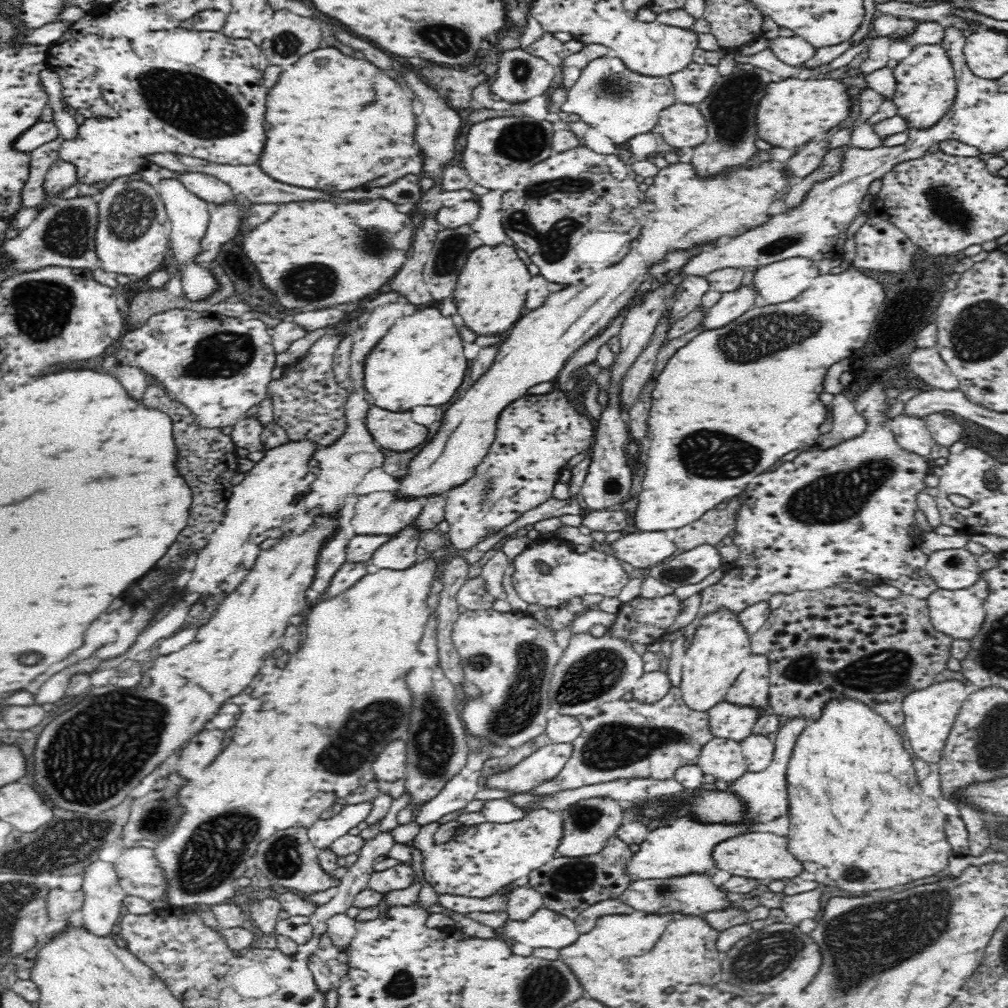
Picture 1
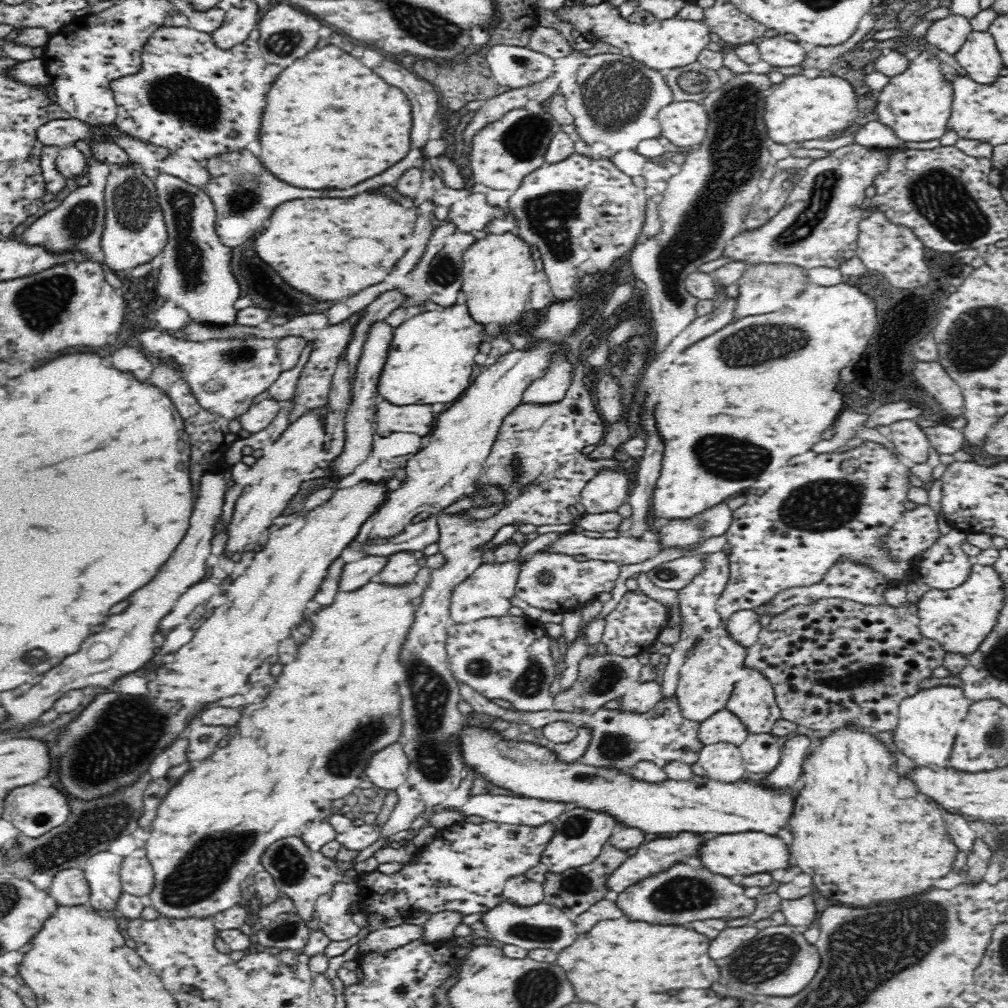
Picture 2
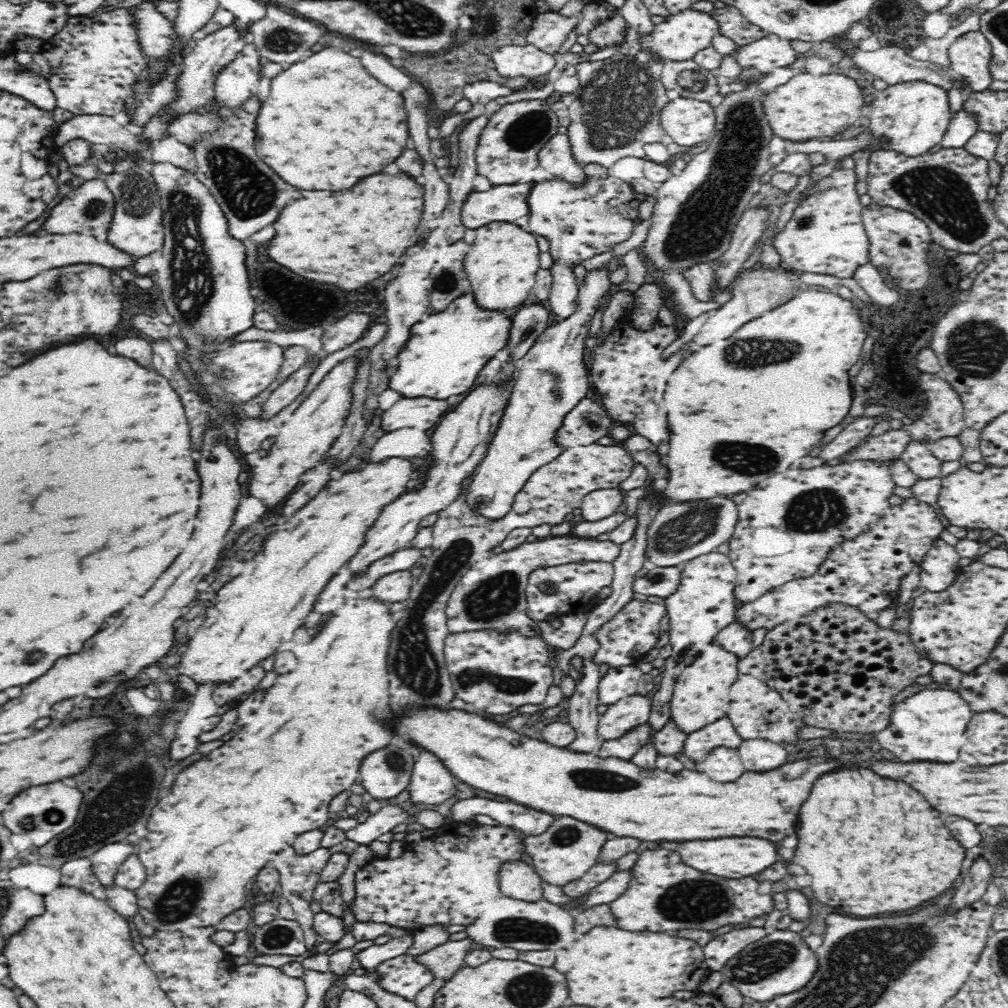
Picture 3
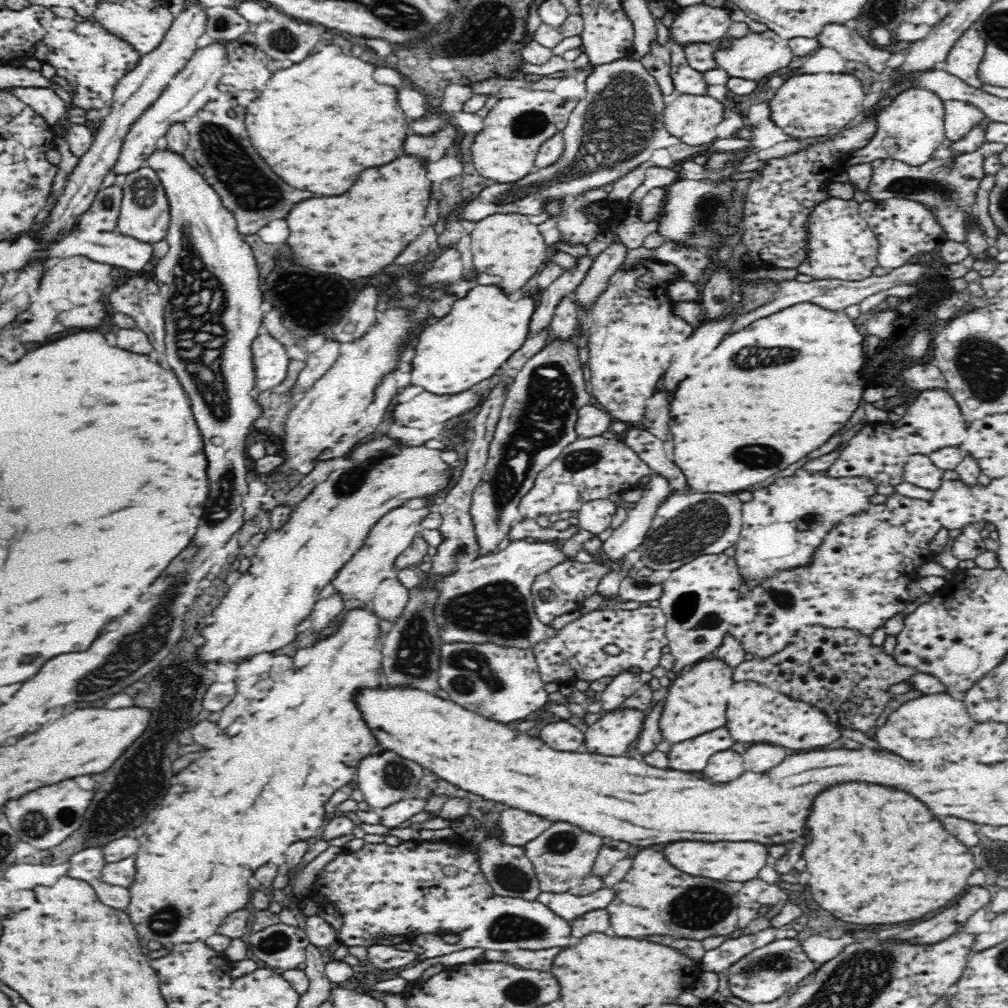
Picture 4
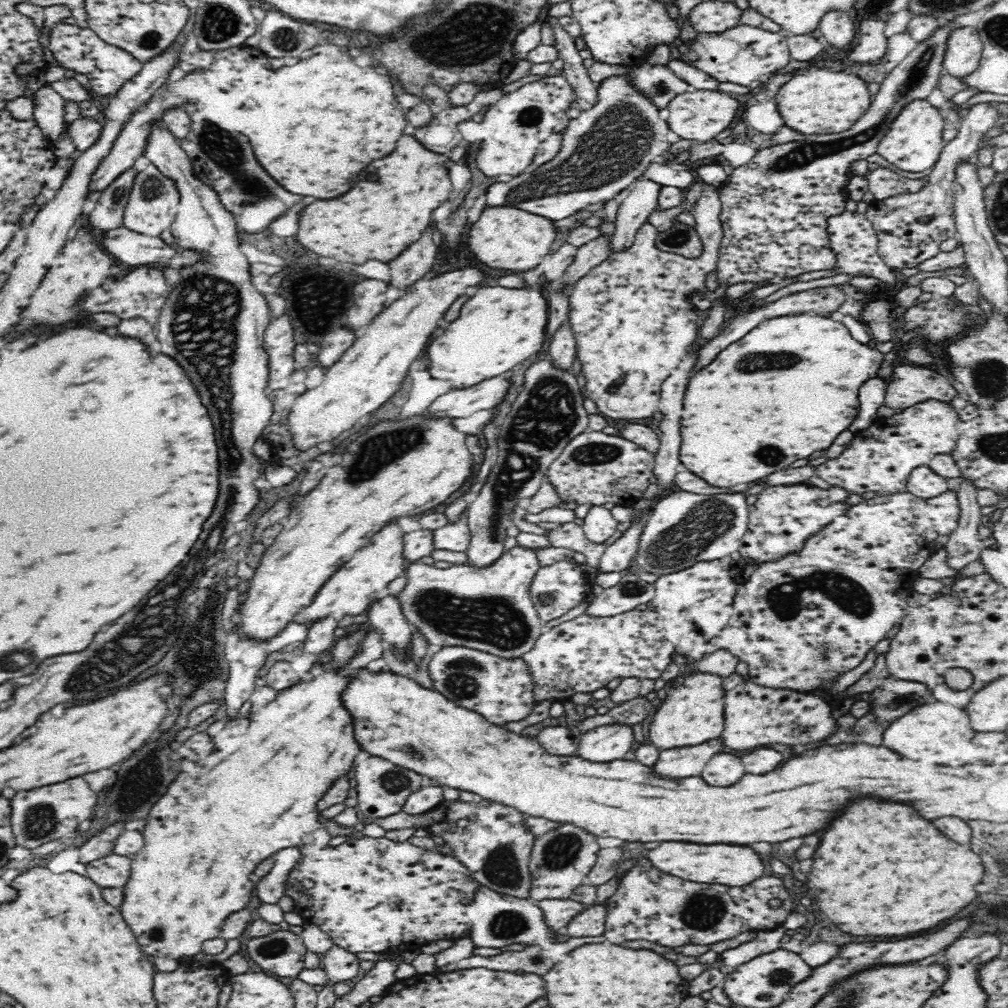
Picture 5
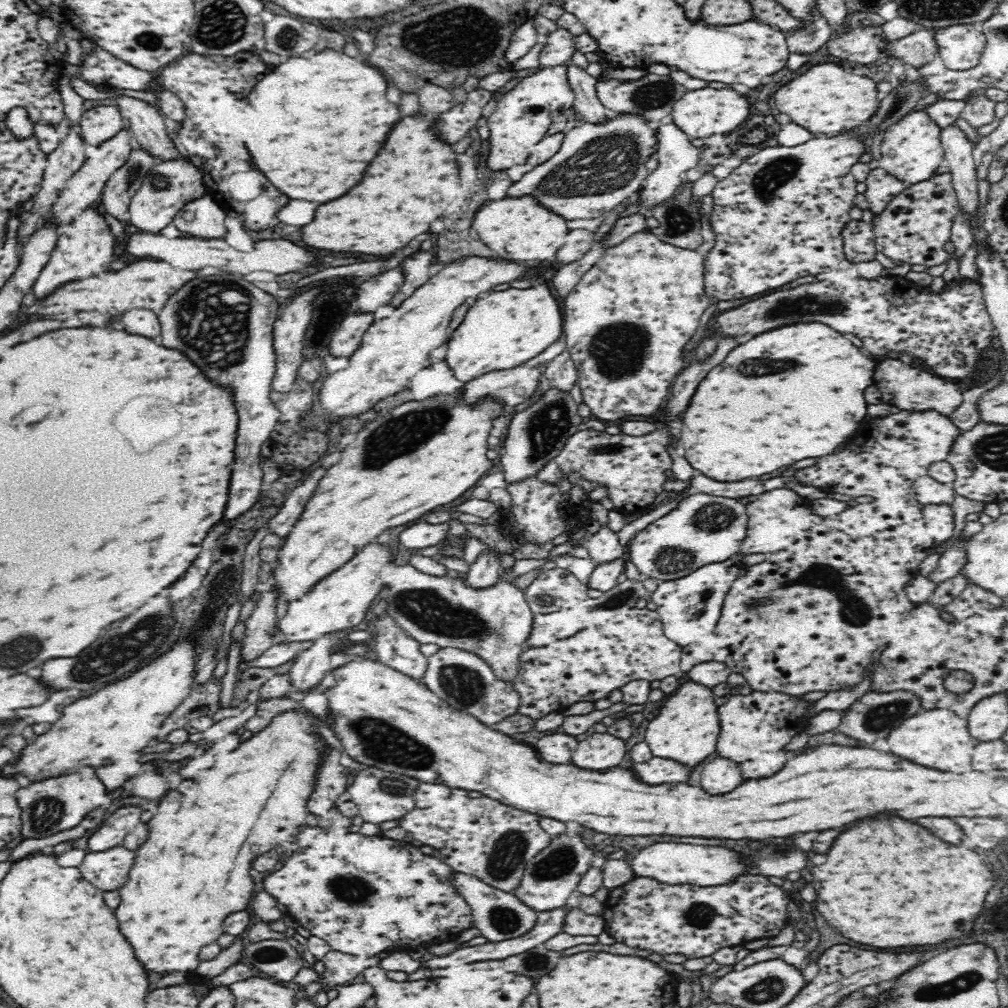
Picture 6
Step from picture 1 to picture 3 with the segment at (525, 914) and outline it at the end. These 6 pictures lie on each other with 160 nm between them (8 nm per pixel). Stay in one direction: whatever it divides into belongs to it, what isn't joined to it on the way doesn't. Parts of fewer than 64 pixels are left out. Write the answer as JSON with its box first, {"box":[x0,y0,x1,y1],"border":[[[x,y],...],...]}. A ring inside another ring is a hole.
{"box":[499,860,543,902],"border":[[[524,860],[506,861],[499,872],[500,893],[526,902],[543,899],[542,879]]]}

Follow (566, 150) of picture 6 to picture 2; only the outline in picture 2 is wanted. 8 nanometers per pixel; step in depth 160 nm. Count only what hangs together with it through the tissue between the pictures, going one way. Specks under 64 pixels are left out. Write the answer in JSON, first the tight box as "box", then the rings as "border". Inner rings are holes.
{"box":[448,53,673,233],"border":[[[605,53],[589,56],[578,72],[564,78],[562,82],[572,77],[576,78],[576,87],[572,95],[566,99],[566,110],[574,118],[576,133],[588,144],[602,142],[614,154],[620,150],[635,150],[641,140],[658,139],[661,136],[658,113],[673,102],[673,93],[663,72],[649,69],[636,59],[630,58],[628,54]],[[472,193],[472,196],[456,202],[448,214],[450,224],[457,227],[457,231],[470,233],[473,230],[483,230],[492,218],[504,218],[505,209],[492,207],[486,203],[486,196],[480,193]]]}

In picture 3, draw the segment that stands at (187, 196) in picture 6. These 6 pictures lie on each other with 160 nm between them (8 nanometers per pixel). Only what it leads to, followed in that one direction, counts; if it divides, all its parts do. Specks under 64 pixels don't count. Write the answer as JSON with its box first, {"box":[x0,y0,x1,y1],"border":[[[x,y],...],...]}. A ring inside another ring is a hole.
{"box":[102,163,165,258],"border":[[[133,163],[127,170],[105,173],[102,178],[106,178],[106,186],[114,197],[112,223],[106,238],[110,245],[134,258],[161,250],[165,241],[162,209],[158,204],[158,193],[151,172]]]}

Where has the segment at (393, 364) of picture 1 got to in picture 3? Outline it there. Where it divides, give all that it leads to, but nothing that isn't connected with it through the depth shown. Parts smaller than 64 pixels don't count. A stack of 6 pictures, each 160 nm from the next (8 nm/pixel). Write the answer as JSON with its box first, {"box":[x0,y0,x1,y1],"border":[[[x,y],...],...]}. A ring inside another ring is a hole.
{"box":[388,292,512,400],"border":[[[471,292],[455,298],[444,310],[427,314],[420,322],[410,326],[410,338],[396,356],[396,370],[389,377],[388,388],[406,398],[428,396],[446,400],[450,396],[468,393],[484,364],[506,346],[511,319],[512,313],[506,311],[480,309]]]}

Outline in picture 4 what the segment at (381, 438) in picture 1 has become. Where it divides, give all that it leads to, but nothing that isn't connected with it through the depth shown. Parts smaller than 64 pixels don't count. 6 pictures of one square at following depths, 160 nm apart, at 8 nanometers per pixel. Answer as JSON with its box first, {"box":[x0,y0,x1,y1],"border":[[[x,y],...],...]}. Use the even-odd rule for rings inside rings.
{"box":[392,391,480,428],"border":[[[462,391],[460,394],[437,395],[421,392],[409,402],[398,403],[392,411],[394,422],[410,428],[428,428],[438,422],[444,423],[478,406],[480,394]]]}

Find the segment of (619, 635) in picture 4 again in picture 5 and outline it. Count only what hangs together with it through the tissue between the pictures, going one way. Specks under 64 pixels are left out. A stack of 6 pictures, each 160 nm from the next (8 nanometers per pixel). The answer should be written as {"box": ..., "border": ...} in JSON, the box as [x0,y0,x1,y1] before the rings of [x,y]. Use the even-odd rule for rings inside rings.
{"box":[521,610,675,703],"border":[[[624,610],[624,612],[608,616],[594,617],[587,613],[560,625],[545,630],[536,640],[534,648],[521,657],[529,666],[534,683],[534,696],[538,703],[546,698],[552,698],[555,702],[569,702],[576,692],[594,692],[602,686],[607,686],[614,678],[656,679],[666,666],[672,662],[675,654],[672,644],[666,642],[665,624],[663,619],[654,610]]]}

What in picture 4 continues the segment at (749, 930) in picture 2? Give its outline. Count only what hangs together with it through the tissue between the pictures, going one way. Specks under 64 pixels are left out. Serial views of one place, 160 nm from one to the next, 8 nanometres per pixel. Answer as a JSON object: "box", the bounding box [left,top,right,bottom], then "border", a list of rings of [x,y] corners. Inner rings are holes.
{"box":[699,927,776,972],"border":[[[768,927],[751,934],[740,935],[725,939],[718,948],[705,950],[704,956],[699,959],[701,969],[706,972],[722,972],[742,956],[750,954],[752,950],[766,946],[776,938],[776,928]]]}

